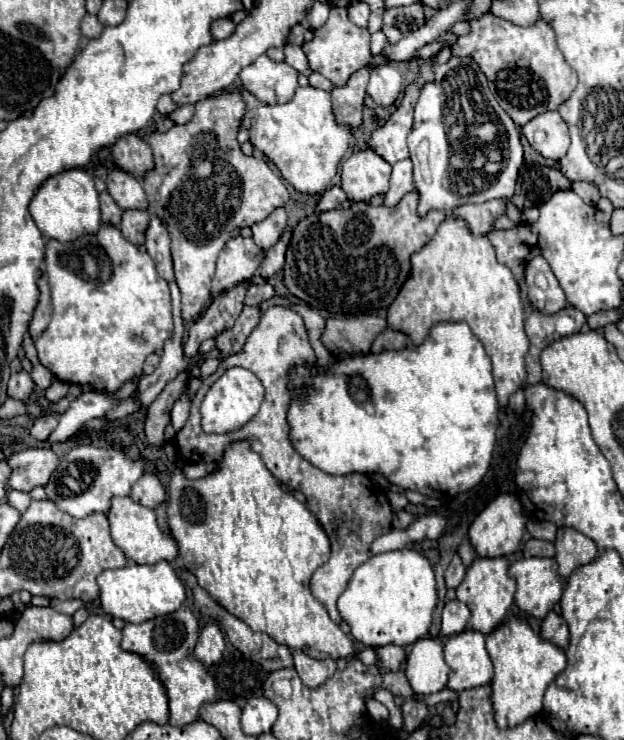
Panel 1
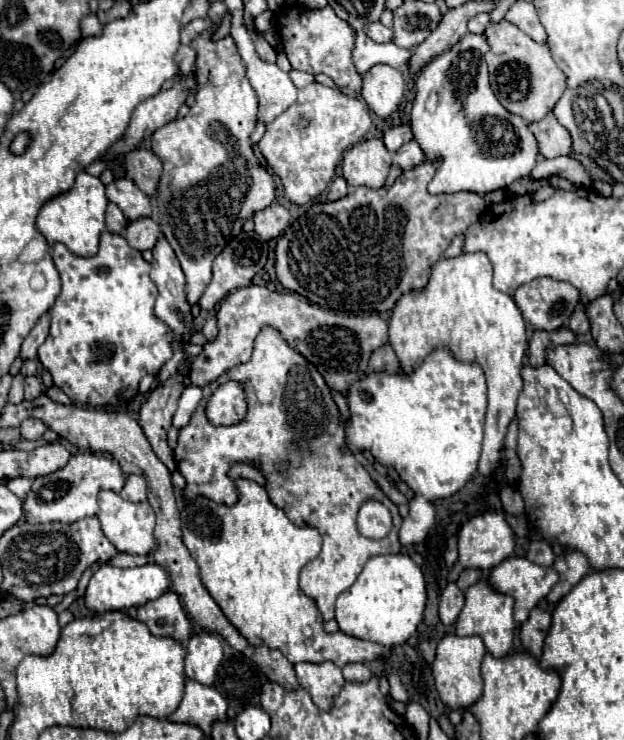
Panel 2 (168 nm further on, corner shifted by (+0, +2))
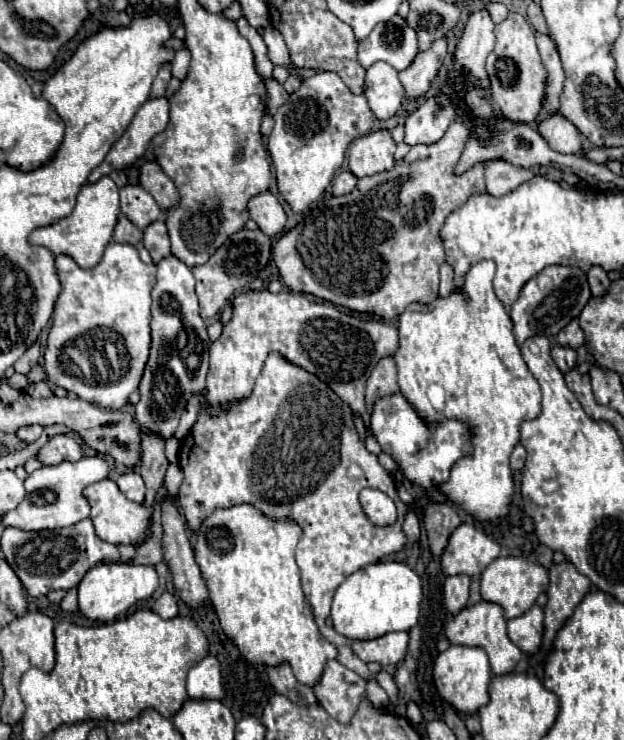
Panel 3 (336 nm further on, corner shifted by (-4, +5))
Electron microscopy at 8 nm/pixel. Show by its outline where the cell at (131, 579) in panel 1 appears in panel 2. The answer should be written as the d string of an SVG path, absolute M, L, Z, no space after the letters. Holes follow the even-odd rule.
M150 562L146 566L136 566L136 568L116 568L110 564L102 564L90 578L86 592L84 592L84 604L88 610L96 614L112 612L112 610L128 610L132 606L142 606L148 600L156 600L162 596L170 586L168 574L162 566Z

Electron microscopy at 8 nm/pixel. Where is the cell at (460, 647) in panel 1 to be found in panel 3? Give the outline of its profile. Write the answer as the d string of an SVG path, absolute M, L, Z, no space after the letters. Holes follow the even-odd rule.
M450 645L442 651L434 663L434 685L438 693L454 705L462 713L476 713L482 705L488 703L488 681L492 677L492 669L488 663L488 655L482 647L468 645Z

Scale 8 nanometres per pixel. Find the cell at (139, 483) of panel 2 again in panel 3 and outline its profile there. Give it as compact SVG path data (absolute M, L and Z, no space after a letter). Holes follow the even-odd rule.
M136 471L118 475L118 477L116 477L116 485L118 485L118 489L120 489L130 501L142 503L144 497L146 497L146 483L144 483L142 475L136 473Z

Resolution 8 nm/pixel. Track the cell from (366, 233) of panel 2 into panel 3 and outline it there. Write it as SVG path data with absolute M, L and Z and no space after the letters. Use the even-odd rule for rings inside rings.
M454 121L446 135L434 143L434 145L416 145L410 149L410 153L402 159L402 161L396 161L394 169L390 171L384 171L384 173L378 173L378 175L372 175L372 177L362 177L358 179L358 185L354 187L354 193L350 195L342 195L342 197L330 197L326 199L324 203L318 203L314 205L302 219L302 223L298 227L294 227L292 231L288 231L286 235L282 235L274 249L272 249L272 259L280 271L280 277L284 281L284 285L294 291L294 293L310 293L314 297L320 297L324 301L330 301L334 305L342 305L346 309L352 309L352 311L358 311L358 313L370 313L370 315L378 315L382 319L394 319L398 317L410 303L414 301L420 301L420 303L428 303L432 299L436 299L438 295L438 267L440 263L444 261L444 241L440 239L440 229L444 227L446 223L446 217L462 207L472 195L478 195L478 193L484 193L484 165L474 165L470 171L466 171L464 175L454 175L454 167L462 155L462 149L464 149L464 141L466 137L470 135L470 127L462 125L460 121Z

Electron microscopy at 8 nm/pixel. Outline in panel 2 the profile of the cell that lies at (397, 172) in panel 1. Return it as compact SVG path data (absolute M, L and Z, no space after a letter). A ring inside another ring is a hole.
M412 138L410 142L402 144L402 146L394 152L392 162L398 164L402 170L408 170L408 166L418 166L420 162L424 162L424 152L422 152L420 144Z

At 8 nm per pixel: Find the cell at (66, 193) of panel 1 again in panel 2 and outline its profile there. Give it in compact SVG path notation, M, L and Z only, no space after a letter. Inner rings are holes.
M80 172L70 192L56 196L42 206L42 210L36 216L36 230L46 238L50 246L62 242L76 256L94 256L98 252L100 234L104 232L104 212L108 206L104 190L106 186L100 182L100 178Z

